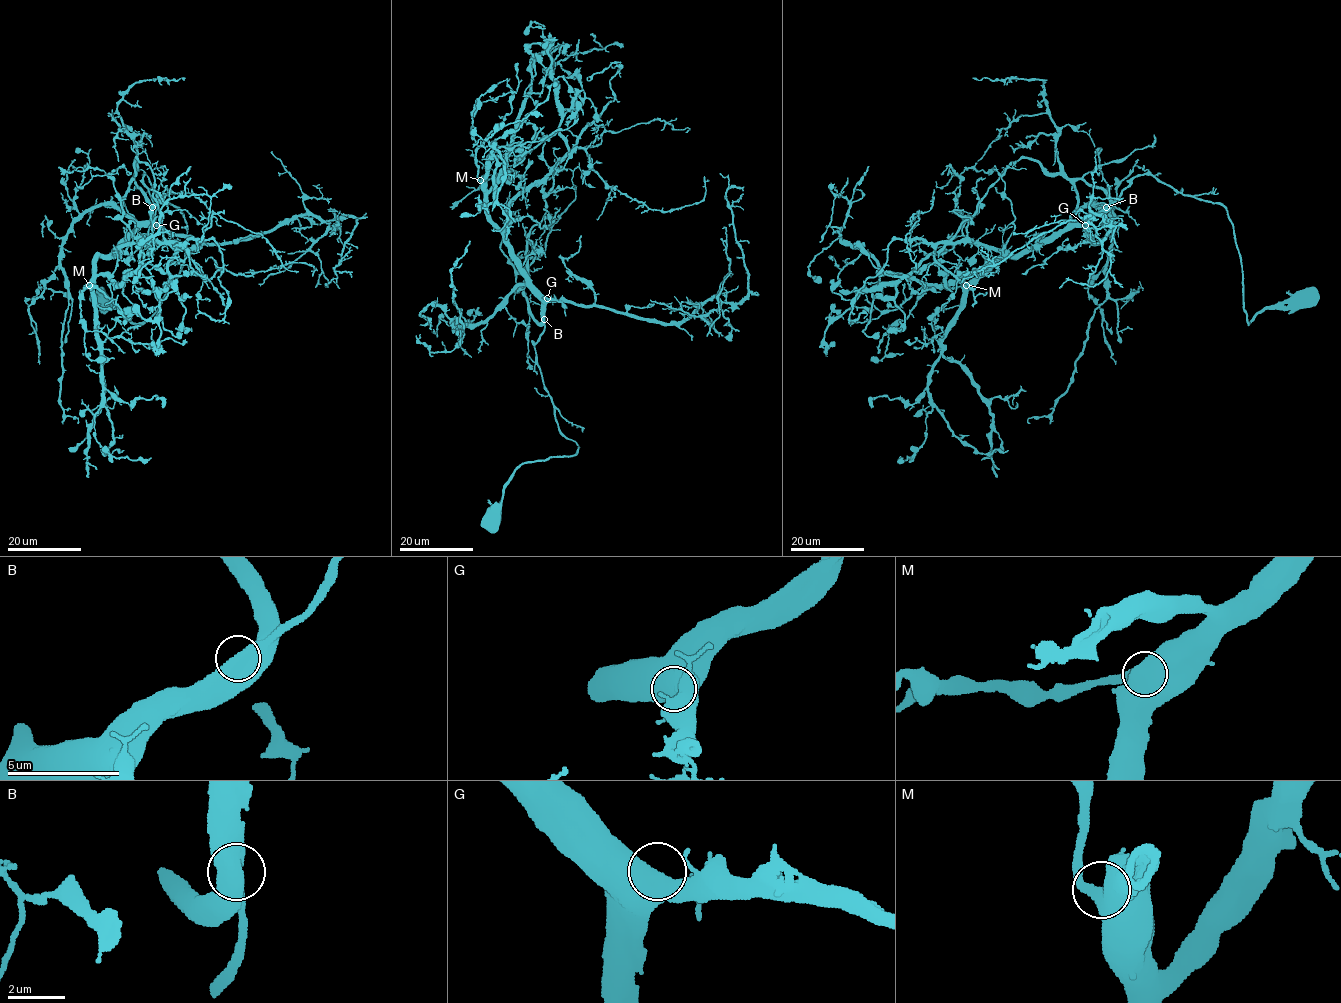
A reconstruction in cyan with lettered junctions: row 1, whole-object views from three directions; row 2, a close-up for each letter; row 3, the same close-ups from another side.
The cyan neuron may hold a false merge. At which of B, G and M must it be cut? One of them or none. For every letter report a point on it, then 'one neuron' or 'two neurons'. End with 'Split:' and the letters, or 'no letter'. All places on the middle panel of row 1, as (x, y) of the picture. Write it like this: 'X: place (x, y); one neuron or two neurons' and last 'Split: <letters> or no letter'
B: place (544, 319); one neuron
G: place (547, 298); one neuron
M: place (480, 180); one neuron
Split: no letter

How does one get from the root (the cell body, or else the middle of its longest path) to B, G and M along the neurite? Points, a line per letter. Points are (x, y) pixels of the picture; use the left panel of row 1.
B: (101, 299), (131, 321), (144, 323), (179, 273), (186, 251), (187, 222), (145, 174), (143, 184), (152, 207)
G: (101, 299), (131, 321), (144, 323), (183, 262), (183, 213), (163, 199), (145, 174), (156, 225)
M: (101, 299), (144, 323), (183, 262), (183, 213), (145, 174), (153, 215), (117, 250), (98, 256), (89, 285)

